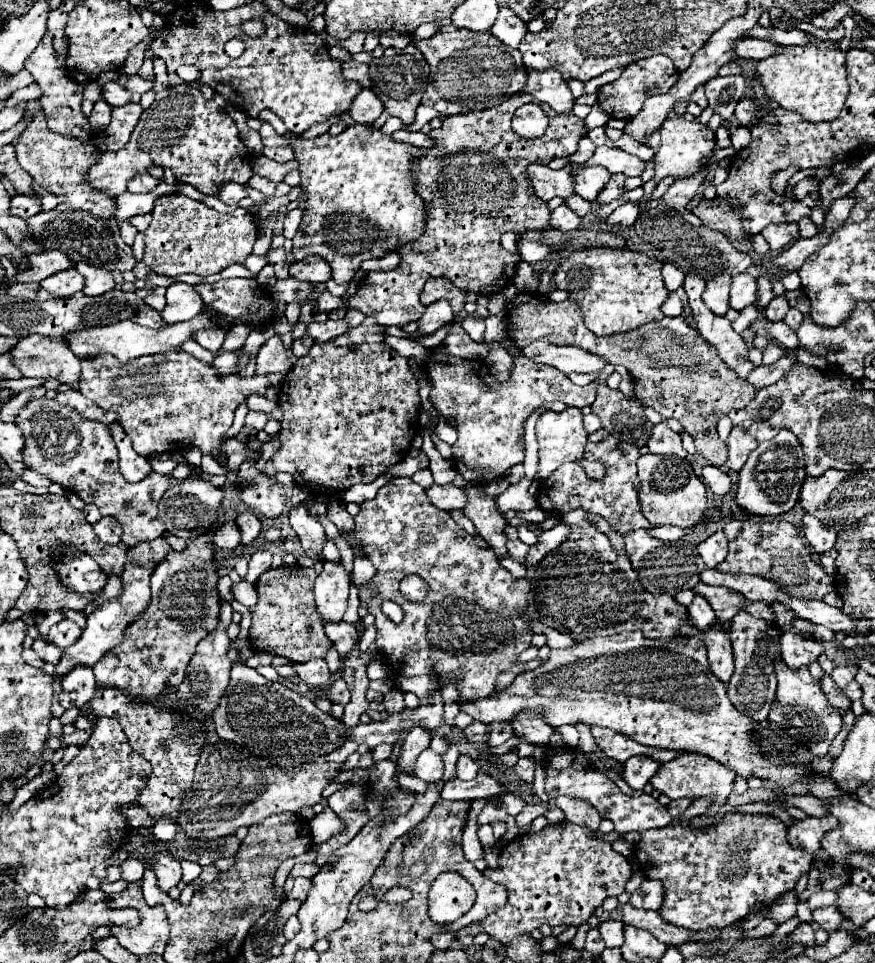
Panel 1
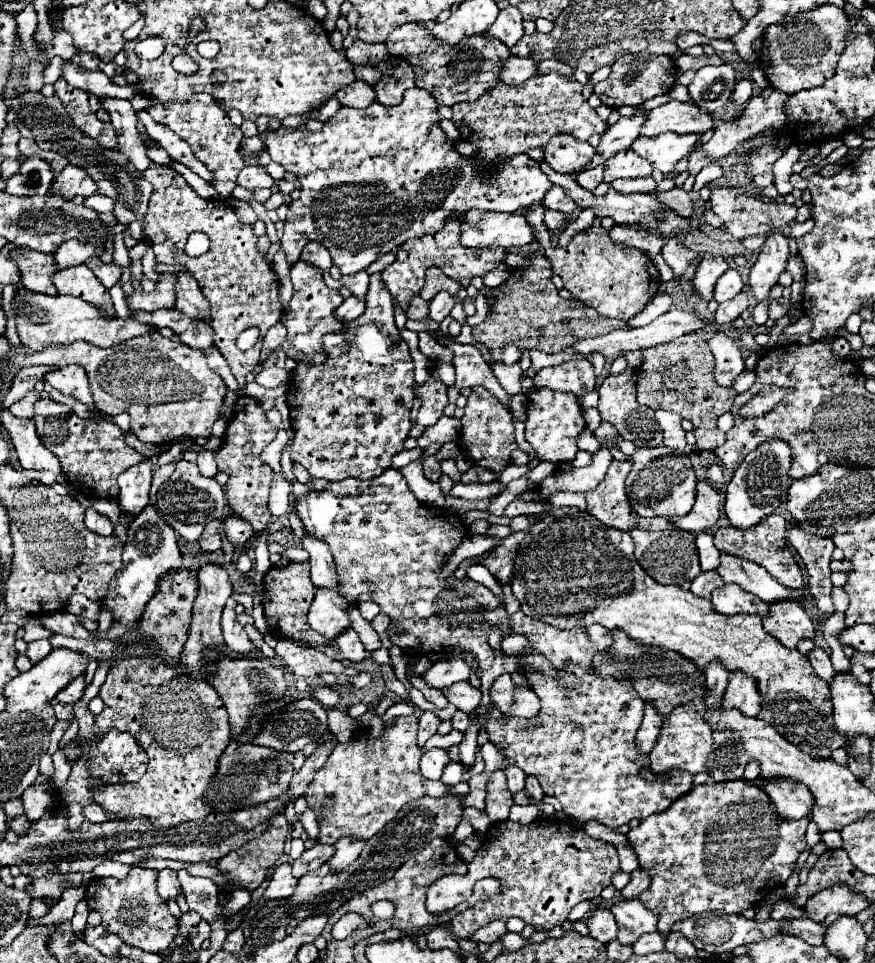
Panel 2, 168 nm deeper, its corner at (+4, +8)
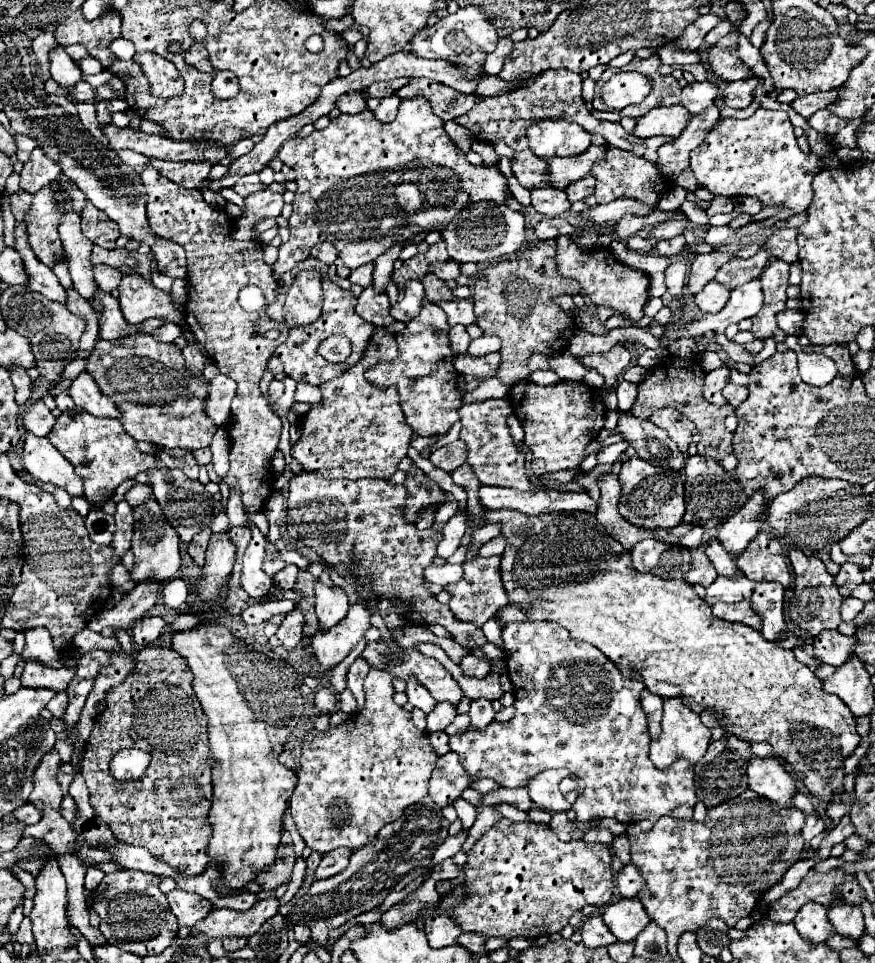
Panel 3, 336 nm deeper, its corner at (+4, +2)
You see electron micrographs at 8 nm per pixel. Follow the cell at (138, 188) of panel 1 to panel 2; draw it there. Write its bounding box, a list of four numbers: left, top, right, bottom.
[101,99,153,173]

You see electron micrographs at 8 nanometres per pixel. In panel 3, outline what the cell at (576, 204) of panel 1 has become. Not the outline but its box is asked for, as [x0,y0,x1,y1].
[531,187,569,217]

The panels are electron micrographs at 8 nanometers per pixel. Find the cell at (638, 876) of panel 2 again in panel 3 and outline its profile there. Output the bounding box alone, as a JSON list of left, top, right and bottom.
[617,863,645,897]

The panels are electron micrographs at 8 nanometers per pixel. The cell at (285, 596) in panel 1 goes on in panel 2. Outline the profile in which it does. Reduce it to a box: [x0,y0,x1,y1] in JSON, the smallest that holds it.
[263,563,329,645]

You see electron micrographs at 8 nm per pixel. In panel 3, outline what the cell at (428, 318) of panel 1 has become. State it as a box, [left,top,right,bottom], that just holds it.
[439,301,475,325]

